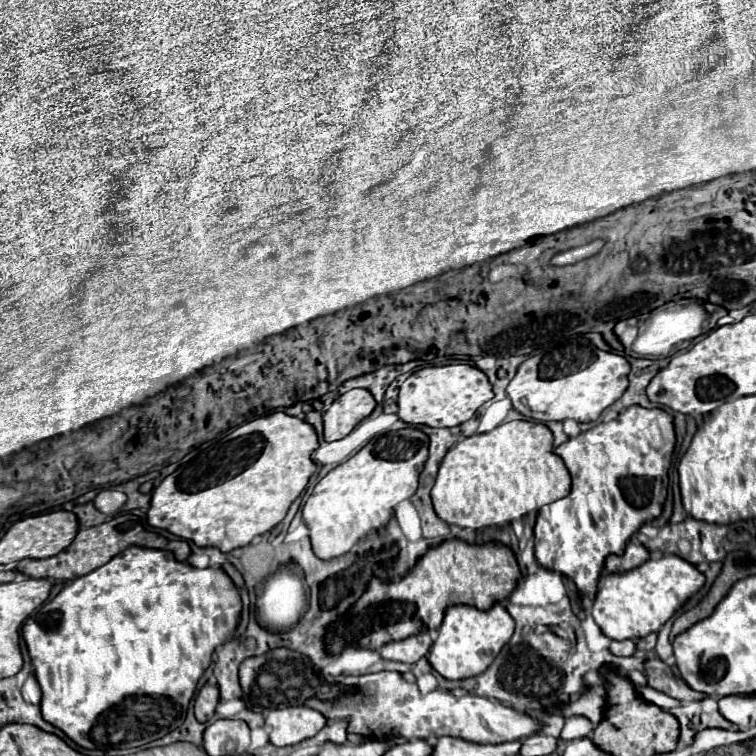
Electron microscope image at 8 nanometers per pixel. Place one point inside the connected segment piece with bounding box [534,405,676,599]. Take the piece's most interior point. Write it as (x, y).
(625, 460)

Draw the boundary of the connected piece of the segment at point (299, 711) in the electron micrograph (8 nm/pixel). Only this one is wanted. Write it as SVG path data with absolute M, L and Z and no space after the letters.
M284 707L272 709L266 715L266 725L270 727L270 743L286 747L314 737L326 725L326 719L308 707Z

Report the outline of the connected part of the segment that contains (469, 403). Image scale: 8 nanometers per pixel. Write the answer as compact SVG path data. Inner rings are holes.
M466 363L444 365L444 367L424 367L412 373L402 385L398 395L398 417L408 425L428 425L428 427L456 427L468 421L478 407L494 397L488 377Z

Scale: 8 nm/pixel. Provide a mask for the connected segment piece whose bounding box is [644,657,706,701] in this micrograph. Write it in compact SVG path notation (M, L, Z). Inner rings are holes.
M658 657L654 659L646 659L644 663L644 675L648 679L648 685L656 691L662 691L678 701L700 701L703 700L706 695L704 693L696 693L692 691L680 677L676 677L672 673L672 669L660 661Z

